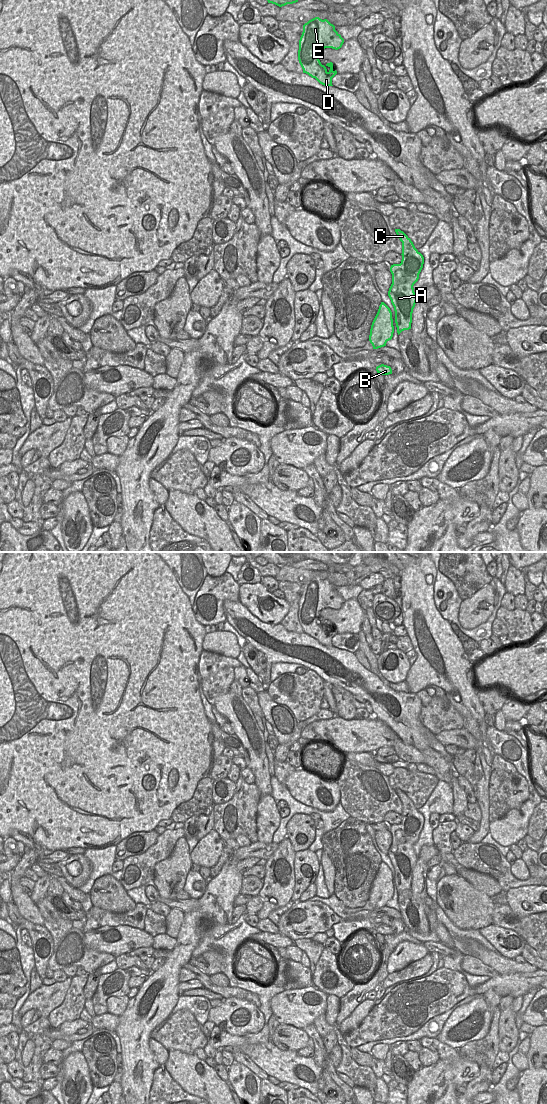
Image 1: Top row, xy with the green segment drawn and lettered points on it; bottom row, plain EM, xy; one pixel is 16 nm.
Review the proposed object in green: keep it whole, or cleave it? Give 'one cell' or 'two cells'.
one cell

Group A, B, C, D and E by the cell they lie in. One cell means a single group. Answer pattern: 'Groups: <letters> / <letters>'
Groups: A B C D E

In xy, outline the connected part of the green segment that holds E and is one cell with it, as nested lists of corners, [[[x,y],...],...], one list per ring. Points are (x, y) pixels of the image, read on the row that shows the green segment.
[[[315,17],[303,25],[303,32],[299,40],[298,60],[303,73],[315,78],[324,86],[333,86],[332,78],[337,74],[333,70],[333,63],[325,66],[319,60],[320,51],[325,48],[338,50],[344,39],[335,30],[335,26],[327,19]]]

